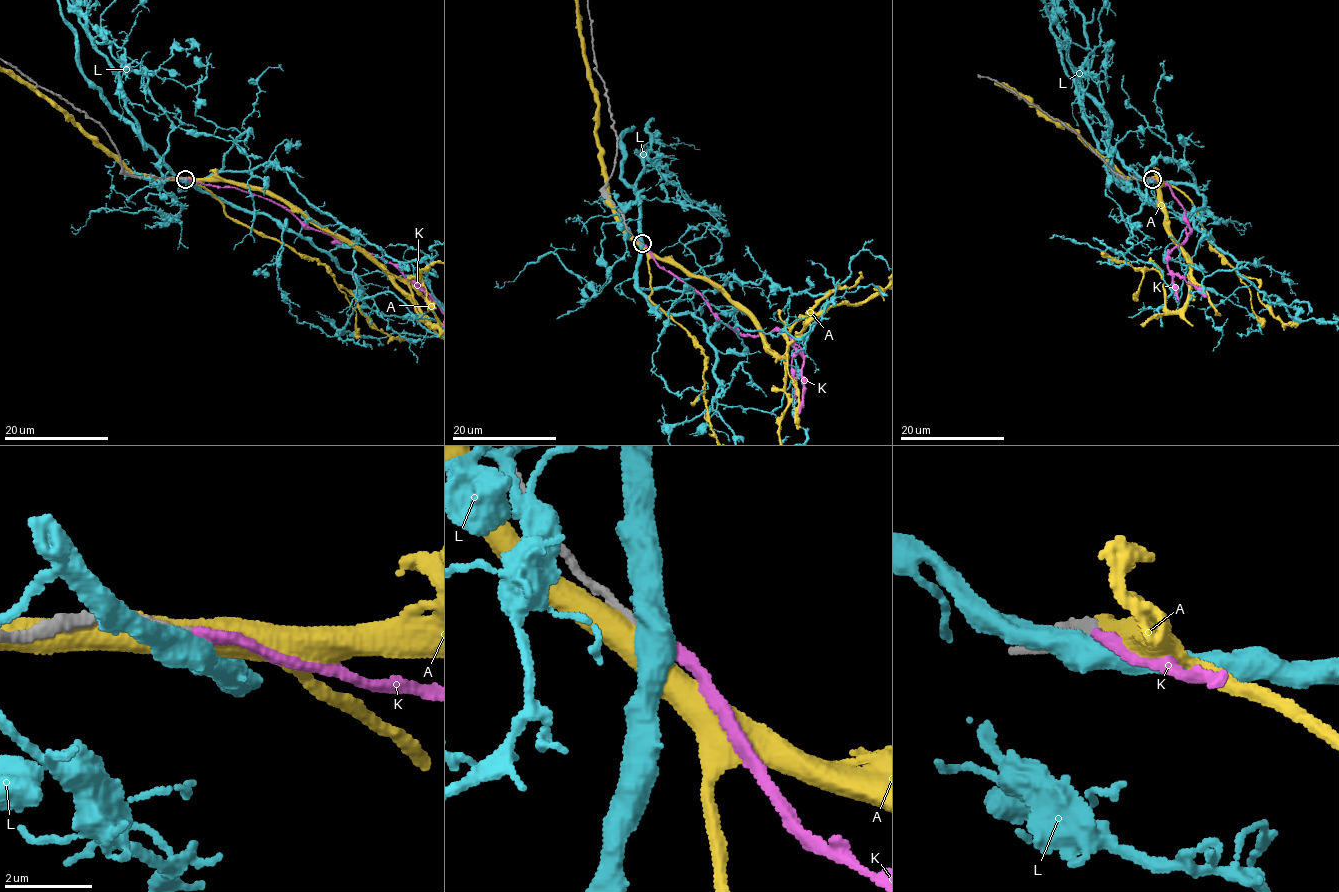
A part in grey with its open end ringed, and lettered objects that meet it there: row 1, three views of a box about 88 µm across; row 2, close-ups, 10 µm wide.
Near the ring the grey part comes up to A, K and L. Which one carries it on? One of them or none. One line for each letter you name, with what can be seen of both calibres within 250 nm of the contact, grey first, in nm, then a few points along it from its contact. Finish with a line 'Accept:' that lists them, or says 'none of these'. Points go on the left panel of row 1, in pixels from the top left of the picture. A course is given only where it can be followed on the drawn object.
K: 240 nm thick on the grey side, 240 nm on the other
Accept: K

